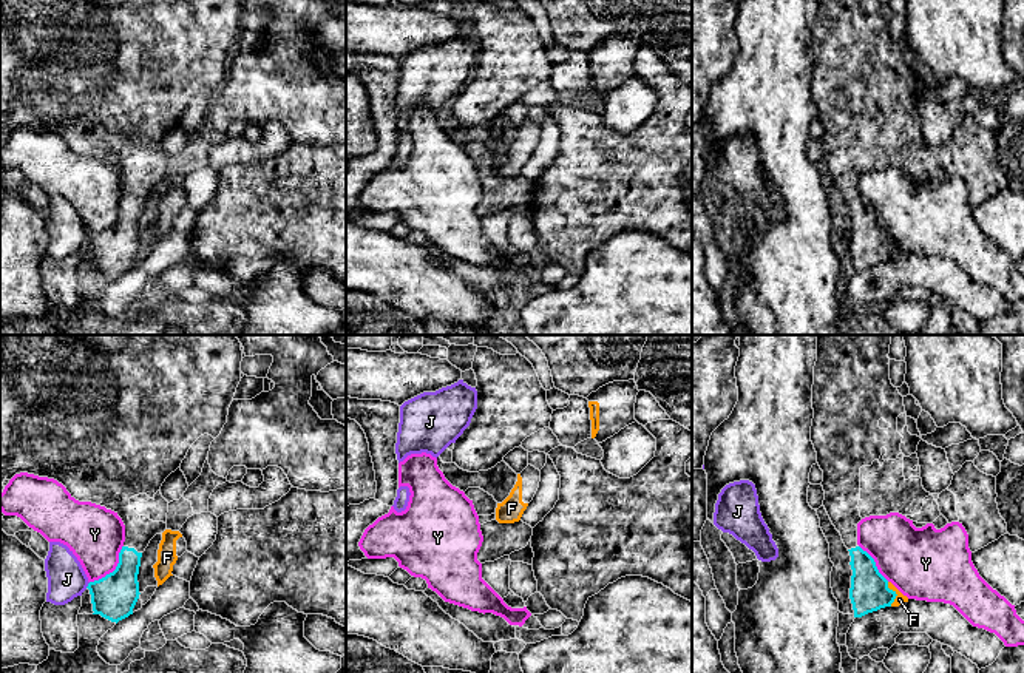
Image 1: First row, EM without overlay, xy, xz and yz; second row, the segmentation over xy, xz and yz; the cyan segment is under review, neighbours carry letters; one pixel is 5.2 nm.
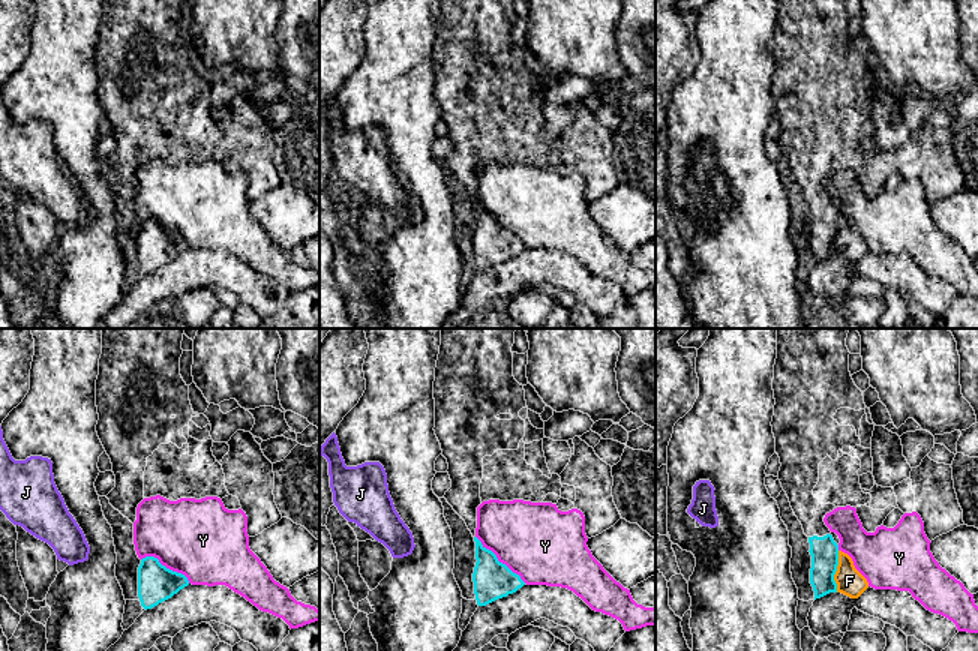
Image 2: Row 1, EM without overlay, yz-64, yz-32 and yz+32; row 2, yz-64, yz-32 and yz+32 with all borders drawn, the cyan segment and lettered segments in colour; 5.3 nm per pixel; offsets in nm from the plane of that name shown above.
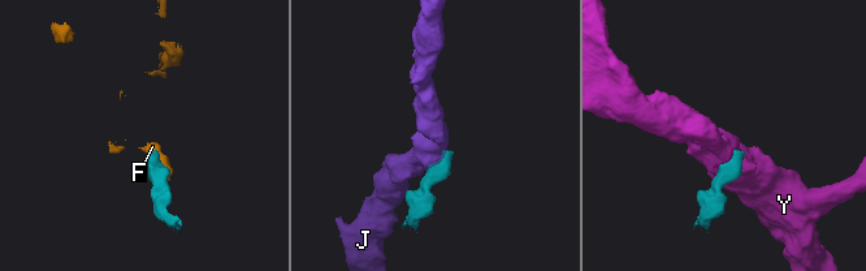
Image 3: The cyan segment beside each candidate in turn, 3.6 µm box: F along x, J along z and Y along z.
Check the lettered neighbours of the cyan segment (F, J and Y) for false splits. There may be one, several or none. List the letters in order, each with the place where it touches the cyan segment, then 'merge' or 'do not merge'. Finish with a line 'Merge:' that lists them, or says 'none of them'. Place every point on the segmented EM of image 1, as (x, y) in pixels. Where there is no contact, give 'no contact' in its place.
F: contact yz (896, 595); do not merge
J: contact xy (88, 585); do not merge
Y: contact xy (115, 570); do not merge
Merge: none of them

